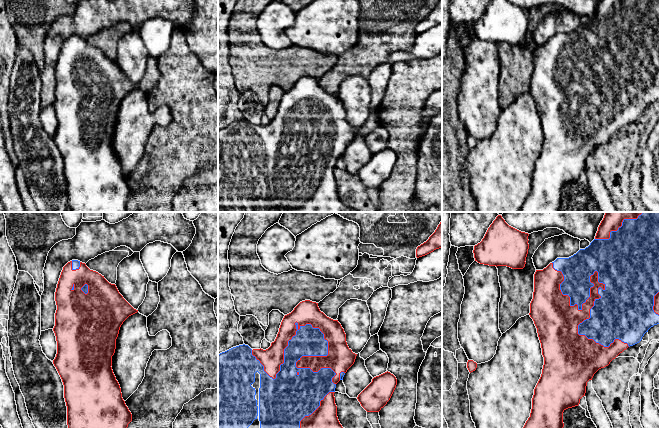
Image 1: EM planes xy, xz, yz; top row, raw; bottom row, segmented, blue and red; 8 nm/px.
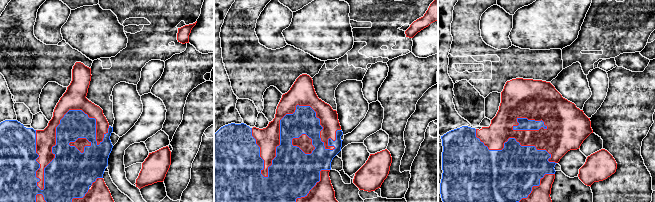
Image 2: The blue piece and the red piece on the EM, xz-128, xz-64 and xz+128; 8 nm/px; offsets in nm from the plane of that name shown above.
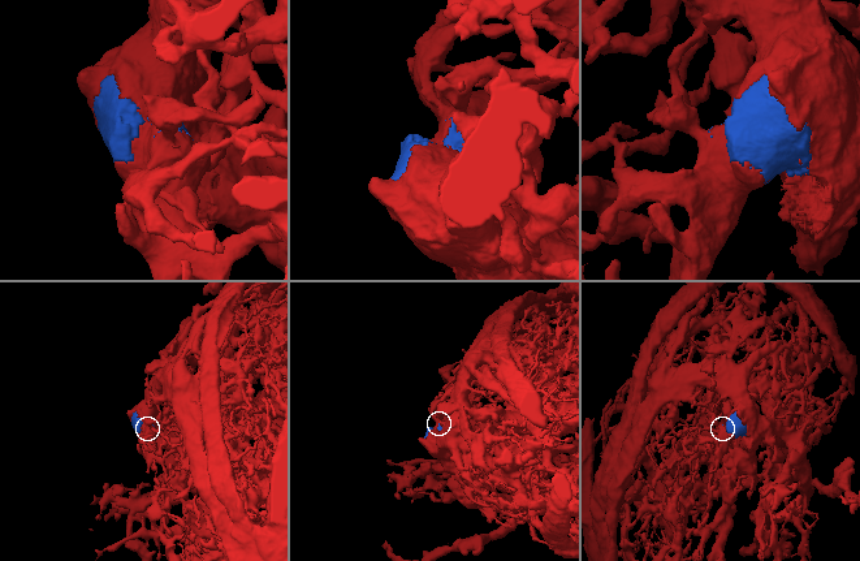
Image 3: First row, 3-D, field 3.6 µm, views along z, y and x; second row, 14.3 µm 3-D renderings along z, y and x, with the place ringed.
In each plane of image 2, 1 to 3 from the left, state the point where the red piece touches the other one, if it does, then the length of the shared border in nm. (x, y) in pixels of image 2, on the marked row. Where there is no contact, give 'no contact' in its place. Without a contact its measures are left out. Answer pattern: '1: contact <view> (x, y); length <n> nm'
1: contact xz-128 (62, 118); length 750 nm
2: contact xz-64 (304, 106); length 750 nm
3: contact xz+128 (515, 139); length 700 nm

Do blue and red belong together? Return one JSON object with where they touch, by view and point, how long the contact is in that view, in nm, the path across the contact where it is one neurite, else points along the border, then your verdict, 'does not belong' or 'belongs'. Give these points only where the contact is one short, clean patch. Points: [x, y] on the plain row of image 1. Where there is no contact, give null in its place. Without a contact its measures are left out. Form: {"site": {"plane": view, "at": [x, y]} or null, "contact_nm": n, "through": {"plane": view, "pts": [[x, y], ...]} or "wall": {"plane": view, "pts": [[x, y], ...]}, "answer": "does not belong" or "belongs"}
{"site": {"plane": "yz", "at": [601, 58]}, "contact_nm": 900, "answer": "belongs"}

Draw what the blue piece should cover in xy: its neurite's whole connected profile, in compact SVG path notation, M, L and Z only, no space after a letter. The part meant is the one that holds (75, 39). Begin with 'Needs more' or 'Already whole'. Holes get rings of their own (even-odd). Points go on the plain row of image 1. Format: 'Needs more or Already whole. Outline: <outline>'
Needs more. Outline: M72 36L63 43L55 68L55 77L57 86L55 89L55 102L53 107L57 117L57 130L53 136L53 140L56 143L64 161L64 174L67 182L68 212L127 212L126 205L128 200L132 197L132 190L122 174L120 161L116 156L111 142L112 132L115 129L116 115L118 113L120 103L129 92L137 89L138 86L134 85L123 74L115 60L109 59L104 52L96 47L90 46L85 39L78 36Z

